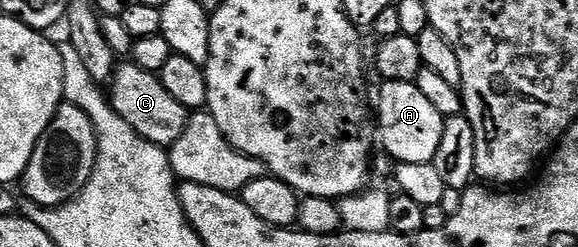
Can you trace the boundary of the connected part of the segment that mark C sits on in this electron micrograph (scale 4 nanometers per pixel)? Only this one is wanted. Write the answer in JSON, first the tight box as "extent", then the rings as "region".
{"extent":[108,61,188,148],"region":[[[133,61],[123,62],[126,63],[123,66],[121,63],[115,69],[114,77],[108,86],[111,106],[116,113],[124,116],[124,120],[128,120],[128,124],[132,124],[132,128],[136,128],[140,136],[144,136],[144,140],[163,148],[176,144],[187,122],[188,112],[184,104],[180,104],[180,100],[175,100],[168,93],[168,88],[164,88],[159,75],[134,65]]]}

